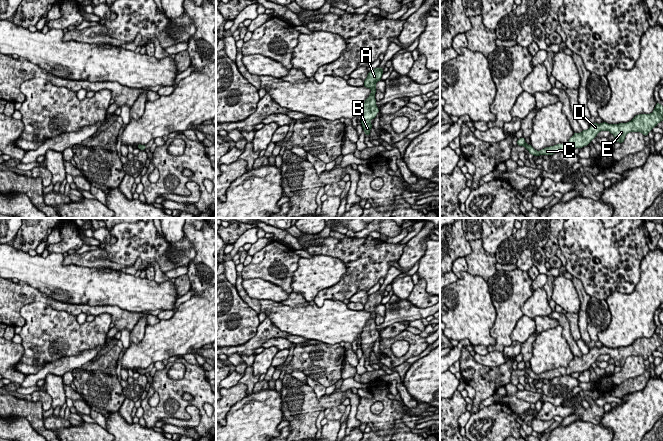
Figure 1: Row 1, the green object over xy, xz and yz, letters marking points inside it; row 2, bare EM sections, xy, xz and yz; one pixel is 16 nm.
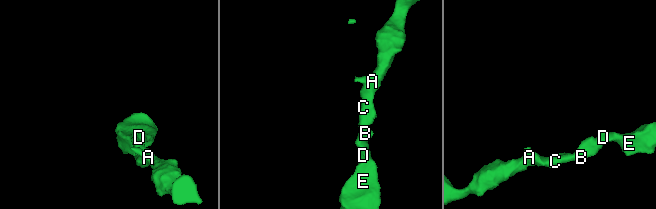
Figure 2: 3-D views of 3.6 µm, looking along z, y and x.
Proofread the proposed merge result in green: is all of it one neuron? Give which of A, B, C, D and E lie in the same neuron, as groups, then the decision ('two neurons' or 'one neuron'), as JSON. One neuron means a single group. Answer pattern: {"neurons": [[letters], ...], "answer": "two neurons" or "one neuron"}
{"neurons": [["A", "B", "C", "D", "E"]], "answer": "one neuron"}

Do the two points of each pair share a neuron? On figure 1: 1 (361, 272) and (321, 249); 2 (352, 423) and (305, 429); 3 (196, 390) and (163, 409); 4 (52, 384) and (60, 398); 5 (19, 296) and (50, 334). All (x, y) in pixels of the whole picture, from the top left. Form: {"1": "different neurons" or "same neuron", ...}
{"1": "same neuron", "2": "different neurons", "3": "same neuron", "4": "same neuron", "5": "different neurons"}

